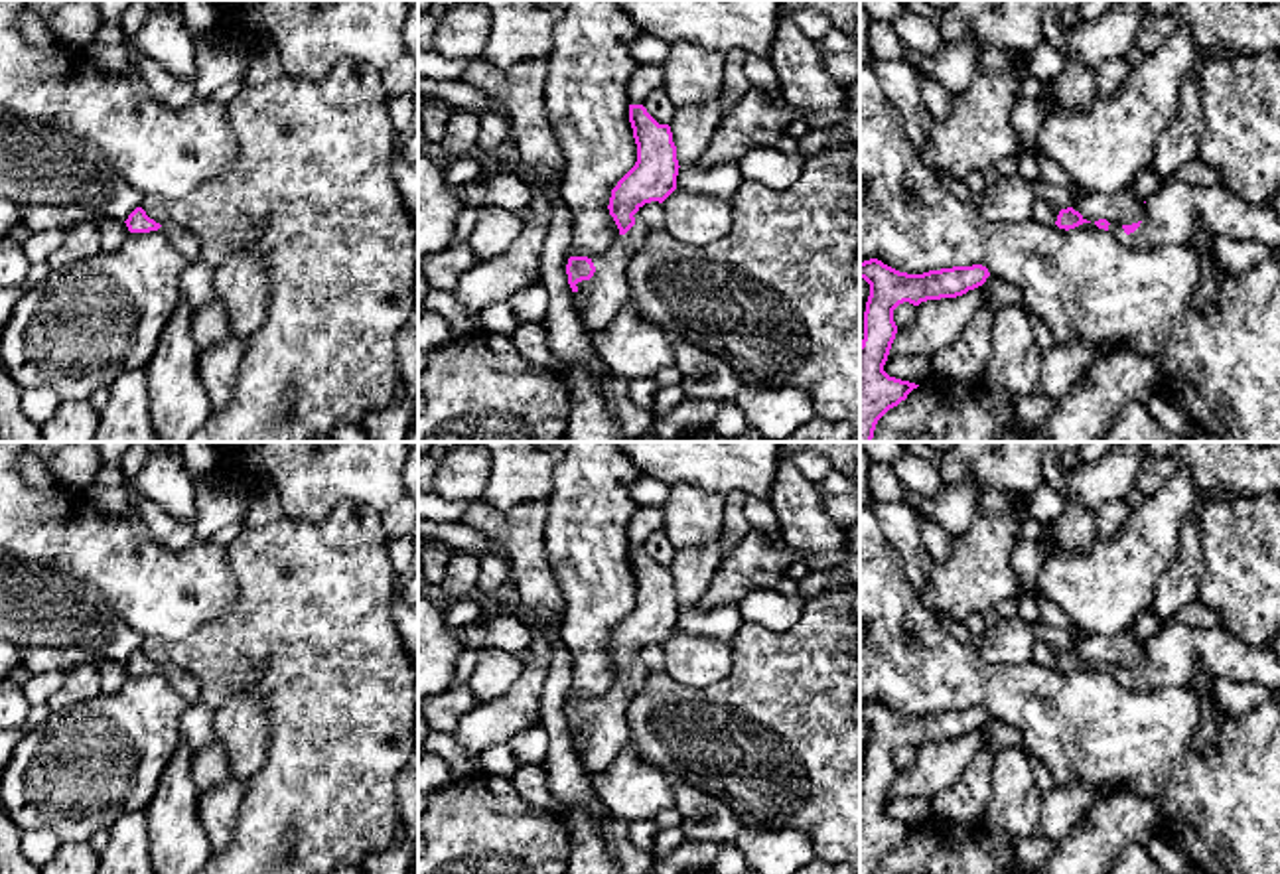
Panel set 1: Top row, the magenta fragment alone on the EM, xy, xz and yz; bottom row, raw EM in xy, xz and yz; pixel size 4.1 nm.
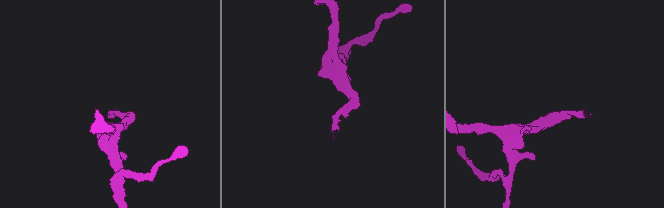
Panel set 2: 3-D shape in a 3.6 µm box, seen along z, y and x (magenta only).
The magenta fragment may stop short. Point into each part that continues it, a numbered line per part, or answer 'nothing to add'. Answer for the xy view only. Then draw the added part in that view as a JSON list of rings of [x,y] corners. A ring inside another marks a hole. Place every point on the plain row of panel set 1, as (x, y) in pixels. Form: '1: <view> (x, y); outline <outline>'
1: xy (186, 685); outline [[[168,667],[168,669],[160,669],[158,673],[164,673],[170,687],[189,704],[189,706],[197,706],[199,698],[201,698],[201,685],[199,681],[189,675],[183,673],[179,669]]]

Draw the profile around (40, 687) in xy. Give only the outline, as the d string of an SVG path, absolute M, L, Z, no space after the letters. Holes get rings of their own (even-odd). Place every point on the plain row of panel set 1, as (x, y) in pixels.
M51 669L45 673L36 673L32 679L24 685L24 692L32 706L49 702L49 698L59 692L67 679L69 669Z

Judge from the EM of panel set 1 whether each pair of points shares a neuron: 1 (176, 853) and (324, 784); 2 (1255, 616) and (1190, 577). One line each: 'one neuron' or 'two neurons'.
1: two neurons
2: two neurons

